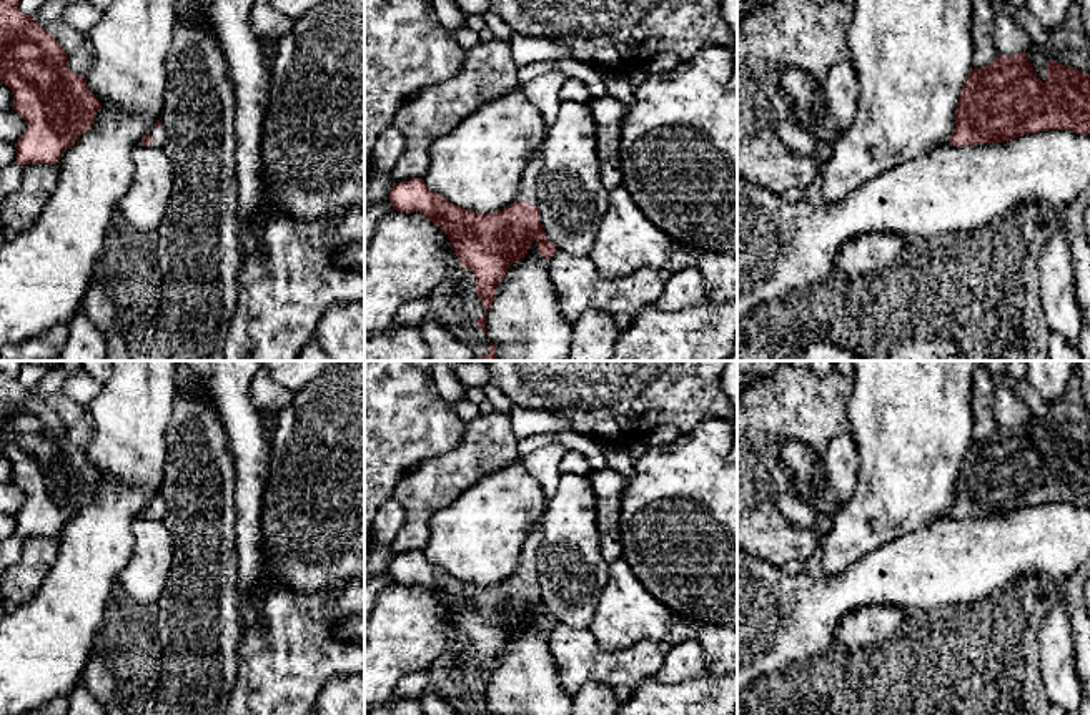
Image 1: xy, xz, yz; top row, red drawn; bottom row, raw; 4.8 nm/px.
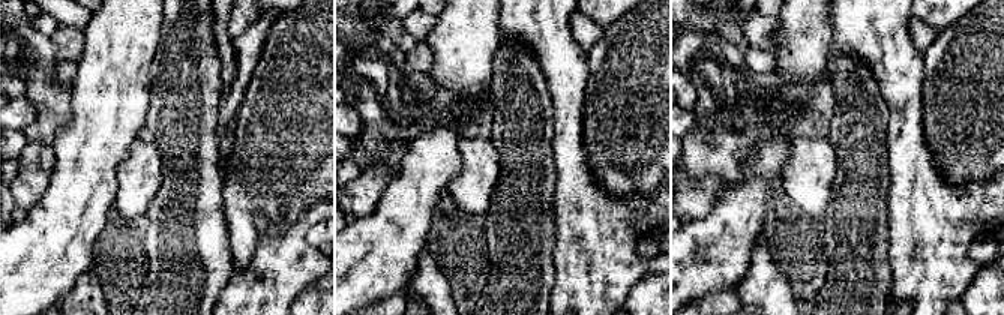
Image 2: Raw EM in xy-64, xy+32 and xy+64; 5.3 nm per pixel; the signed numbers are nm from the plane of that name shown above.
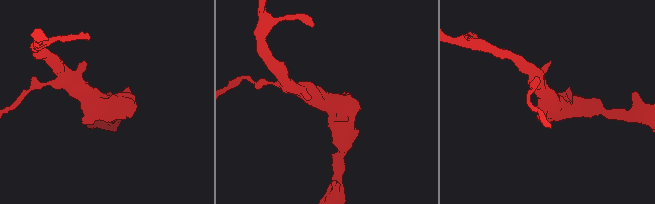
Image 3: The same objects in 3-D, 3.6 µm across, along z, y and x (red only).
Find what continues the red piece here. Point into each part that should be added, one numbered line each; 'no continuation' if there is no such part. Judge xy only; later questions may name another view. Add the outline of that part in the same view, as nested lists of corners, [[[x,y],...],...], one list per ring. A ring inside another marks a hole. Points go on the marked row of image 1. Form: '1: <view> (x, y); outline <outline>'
1: xy (157, 135); outline [[[153,126],[150,130],[150,138],[153,140],[148,145],[150,148],[163,148],[165,146],[165,140],[166,140],[166,131],[163,131],[161,128]]]

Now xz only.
1: xz (531, 173); outline [[[543,145],[538,148],[533,160],[524,170],[521,181],[521,193],[518,196],[519,201],[526,201],[531,206],[538,206],[536,181],[539,178],[541,168],[543,168]]]

